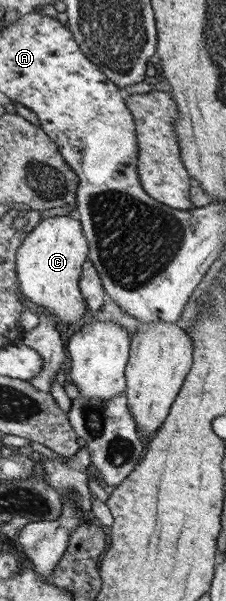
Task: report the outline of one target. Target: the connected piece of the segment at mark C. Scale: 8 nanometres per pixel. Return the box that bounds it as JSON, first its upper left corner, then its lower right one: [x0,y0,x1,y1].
[16,215,88,325]

